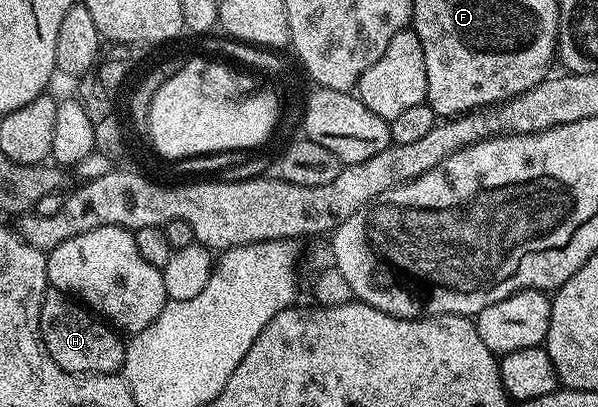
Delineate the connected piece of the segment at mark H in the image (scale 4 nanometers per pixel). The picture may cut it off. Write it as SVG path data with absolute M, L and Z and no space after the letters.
M49 288L40 305L40 340L50 359L67 373L116 373L124 364L126 345L121 334L59 289Z

